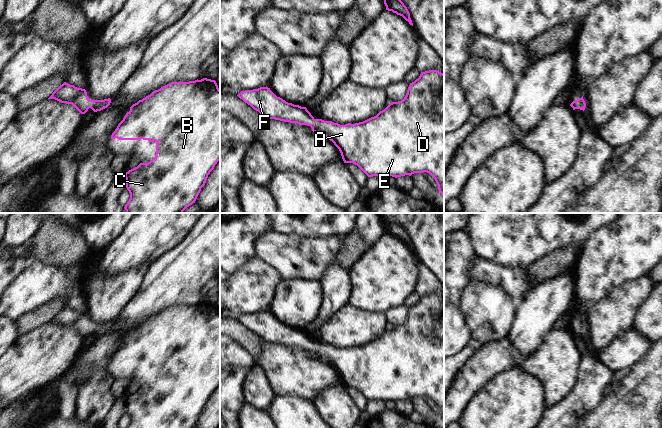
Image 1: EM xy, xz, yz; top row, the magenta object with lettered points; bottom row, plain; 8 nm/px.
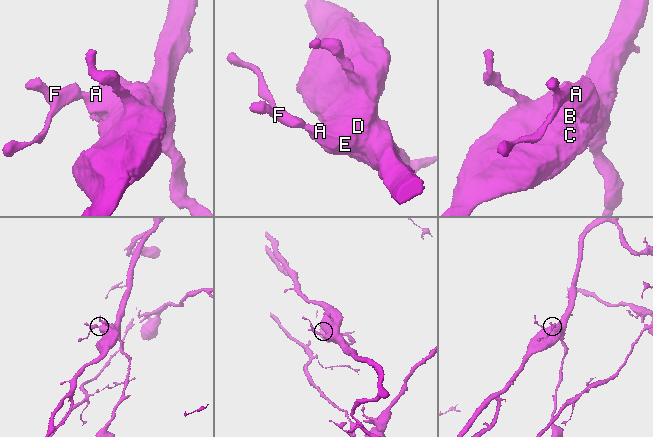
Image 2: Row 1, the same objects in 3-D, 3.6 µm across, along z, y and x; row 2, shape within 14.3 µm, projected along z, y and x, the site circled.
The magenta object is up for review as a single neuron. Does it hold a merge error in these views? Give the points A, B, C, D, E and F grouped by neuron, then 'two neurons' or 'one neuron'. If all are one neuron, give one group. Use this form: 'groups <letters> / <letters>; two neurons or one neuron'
groups A B C D E F; one neuron

